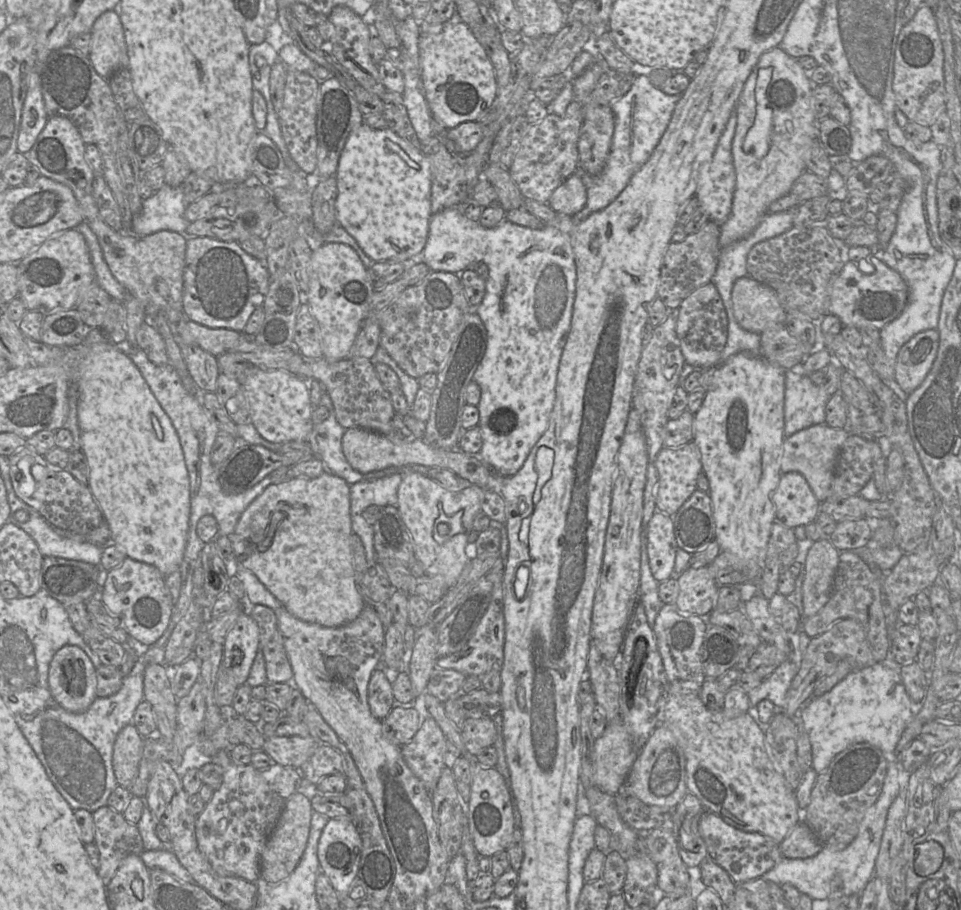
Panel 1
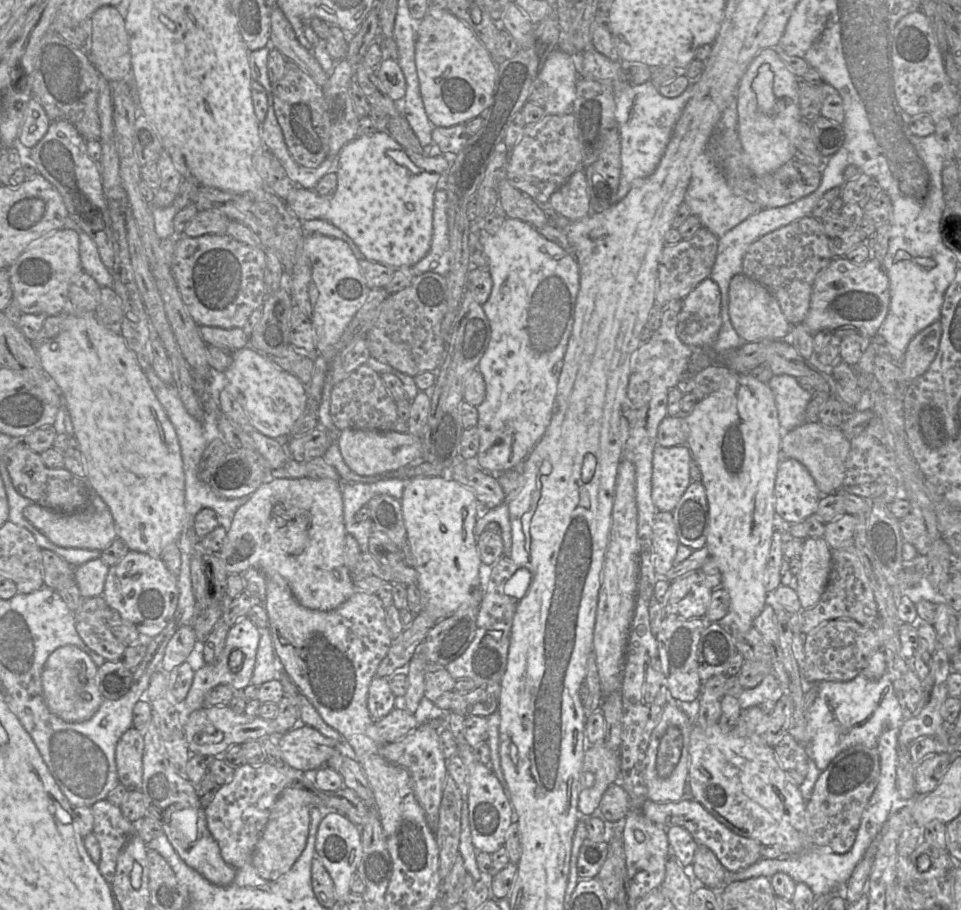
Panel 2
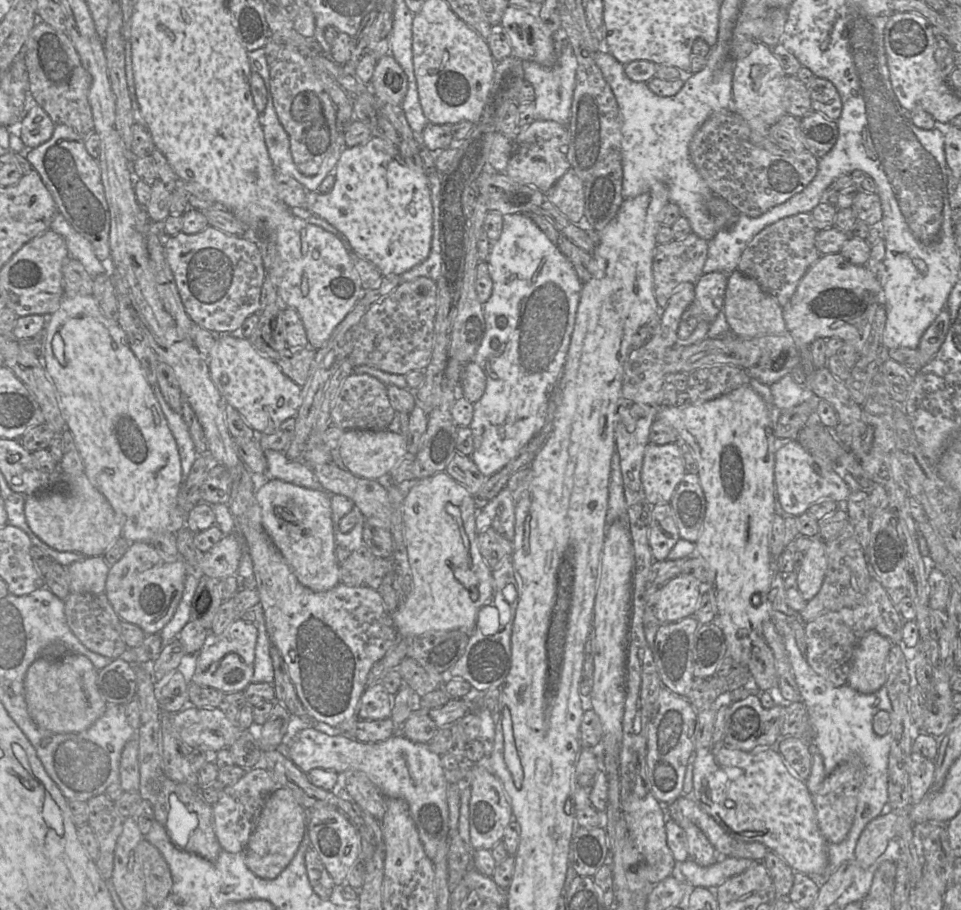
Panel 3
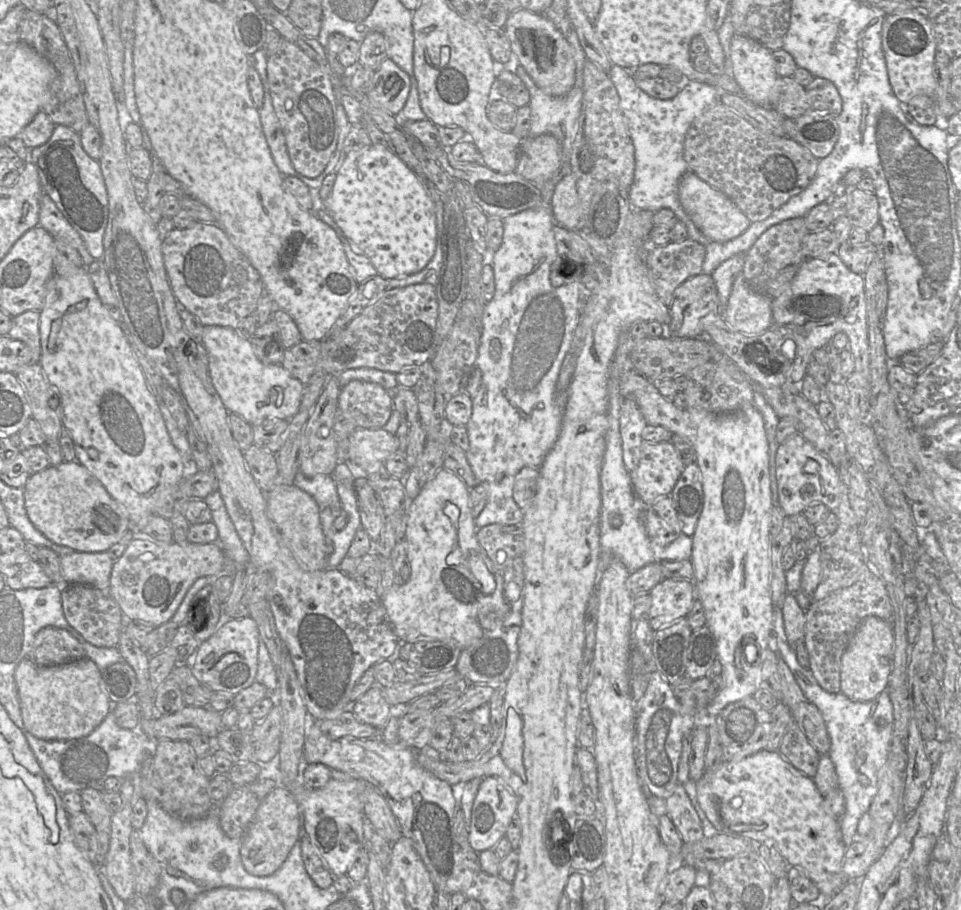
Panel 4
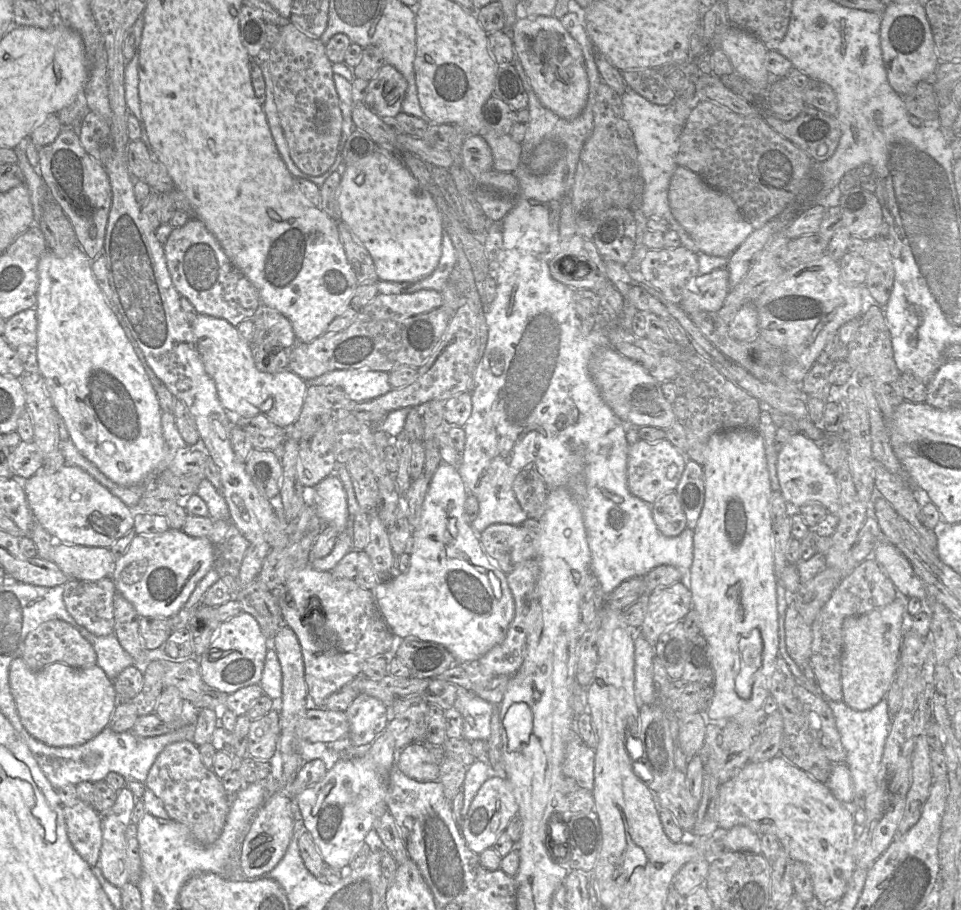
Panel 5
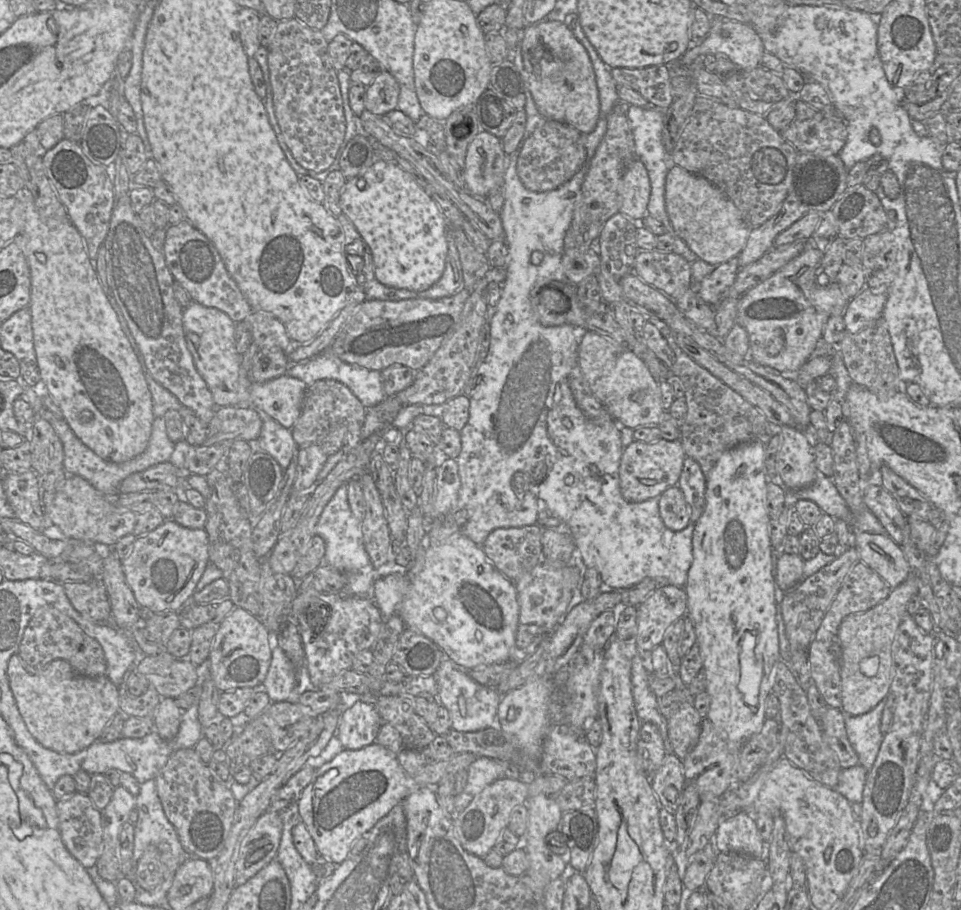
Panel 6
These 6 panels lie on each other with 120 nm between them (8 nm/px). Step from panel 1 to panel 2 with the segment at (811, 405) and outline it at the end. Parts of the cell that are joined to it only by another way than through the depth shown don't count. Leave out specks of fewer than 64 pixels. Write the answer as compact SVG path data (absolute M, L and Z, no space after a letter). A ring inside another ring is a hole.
M787 374L773 375L768 385L774 395L782 432L803 424L813 392L802 388L797 378Z

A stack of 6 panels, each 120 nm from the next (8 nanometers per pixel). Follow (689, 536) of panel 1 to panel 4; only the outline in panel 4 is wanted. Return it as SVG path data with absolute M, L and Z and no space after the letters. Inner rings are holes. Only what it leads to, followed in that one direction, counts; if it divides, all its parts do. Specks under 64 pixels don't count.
M696 462L685 465L670 497L681 524L681 531L692 538L703 509L701 472Z

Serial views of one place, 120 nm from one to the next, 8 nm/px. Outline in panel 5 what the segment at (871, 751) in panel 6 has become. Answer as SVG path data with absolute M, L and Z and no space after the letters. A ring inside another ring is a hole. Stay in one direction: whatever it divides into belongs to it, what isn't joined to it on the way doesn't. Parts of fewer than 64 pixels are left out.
M885 698L873 708L865 711L854 710L844 701L827 700L827 703L833 712L841 743L846 752L845 763L850 770L855 800L857 803L862 803L863 799L875 789L884 746L891 729L893 717L888 711Z

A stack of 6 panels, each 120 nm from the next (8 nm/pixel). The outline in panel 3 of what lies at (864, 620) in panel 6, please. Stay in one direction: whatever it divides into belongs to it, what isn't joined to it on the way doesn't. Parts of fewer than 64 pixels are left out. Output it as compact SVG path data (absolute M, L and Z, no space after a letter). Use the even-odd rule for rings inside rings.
M868 631L853 652L847 684L862 694L872 694L885 685L885 663L892 643L878 632Z

